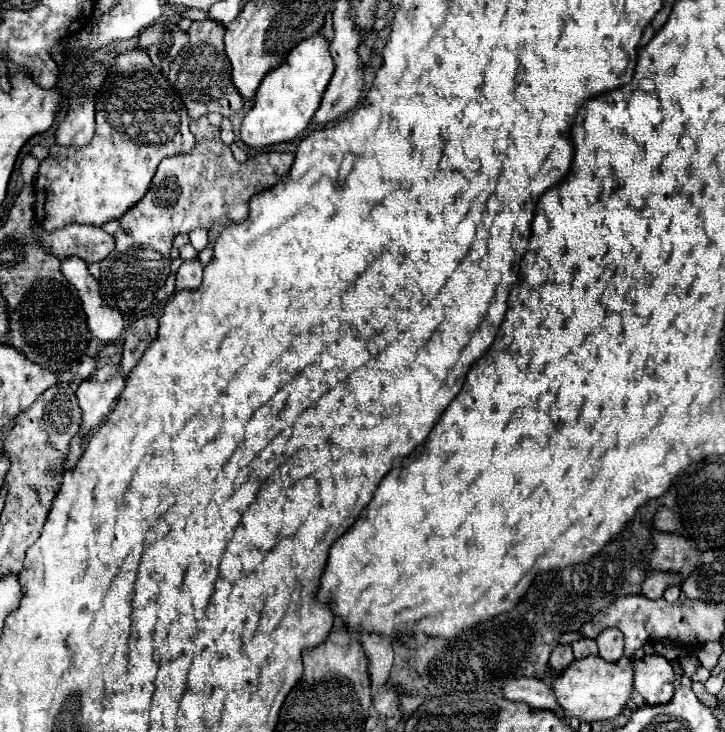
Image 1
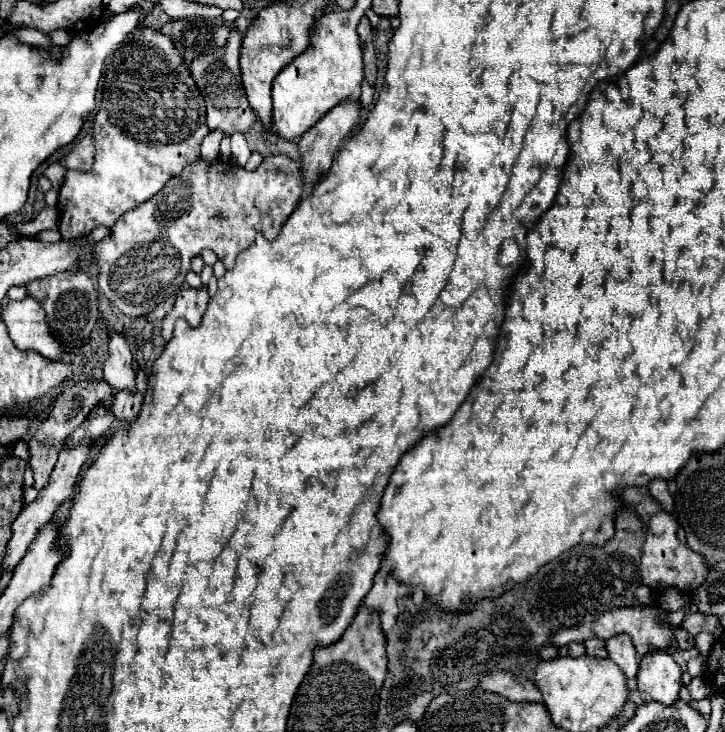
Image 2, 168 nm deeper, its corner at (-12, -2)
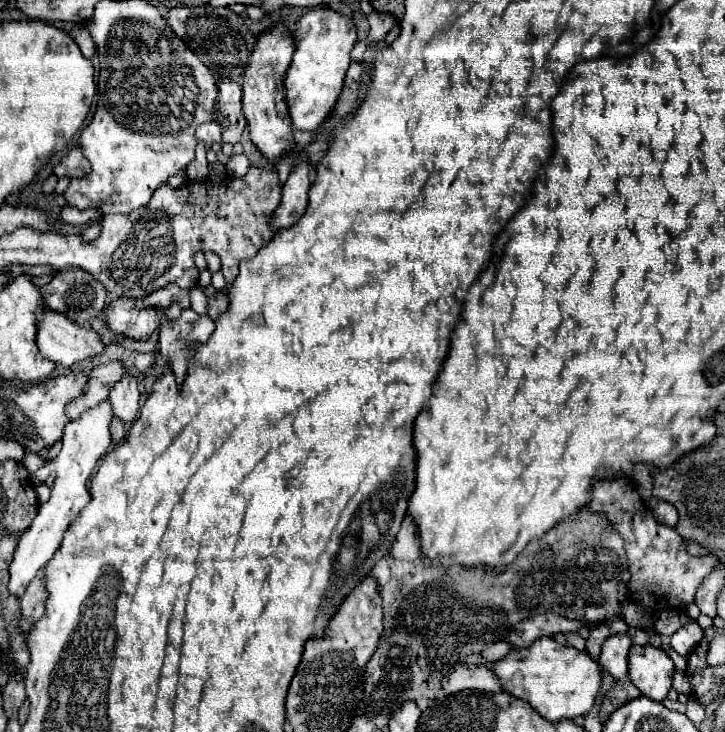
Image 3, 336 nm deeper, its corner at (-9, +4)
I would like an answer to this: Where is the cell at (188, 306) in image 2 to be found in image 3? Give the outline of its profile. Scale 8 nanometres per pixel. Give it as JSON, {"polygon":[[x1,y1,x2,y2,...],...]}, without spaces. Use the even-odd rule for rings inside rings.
{"polygon":[[183,308,181,316,177,320,161,318,159,326,159,352,171,362,171,368,175,372,177,384,185,378,187,360,191,356,189,344,191,342,205,342,213,334,215,324,209,316,197,314,191,308]]}

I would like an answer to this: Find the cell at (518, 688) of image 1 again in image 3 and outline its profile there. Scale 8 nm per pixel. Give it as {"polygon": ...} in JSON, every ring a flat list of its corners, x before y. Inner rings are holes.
{"polygon":[[461,664,445,678,445,692,461,692,461,690,483,690,483,692,501,692,503,686,495,672,485,664]]}

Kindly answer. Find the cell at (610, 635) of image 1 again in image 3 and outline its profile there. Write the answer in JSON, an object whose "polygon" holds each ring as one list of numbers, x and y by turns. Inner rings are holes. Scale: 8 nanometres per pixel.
{"polygon":[[615,634,605,640,599,662,613,678,621,678,627,674,629,670,627,658,629,658,631,646,633,646,633,640,627,634]]}

